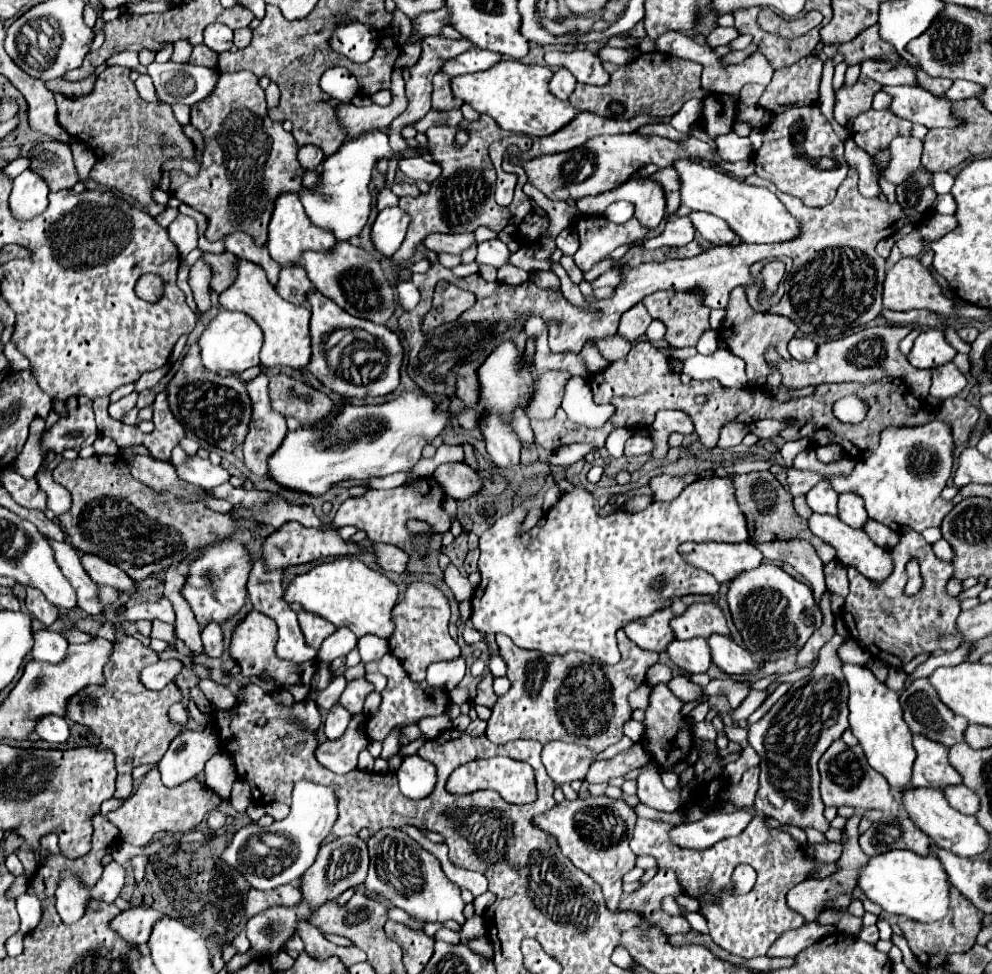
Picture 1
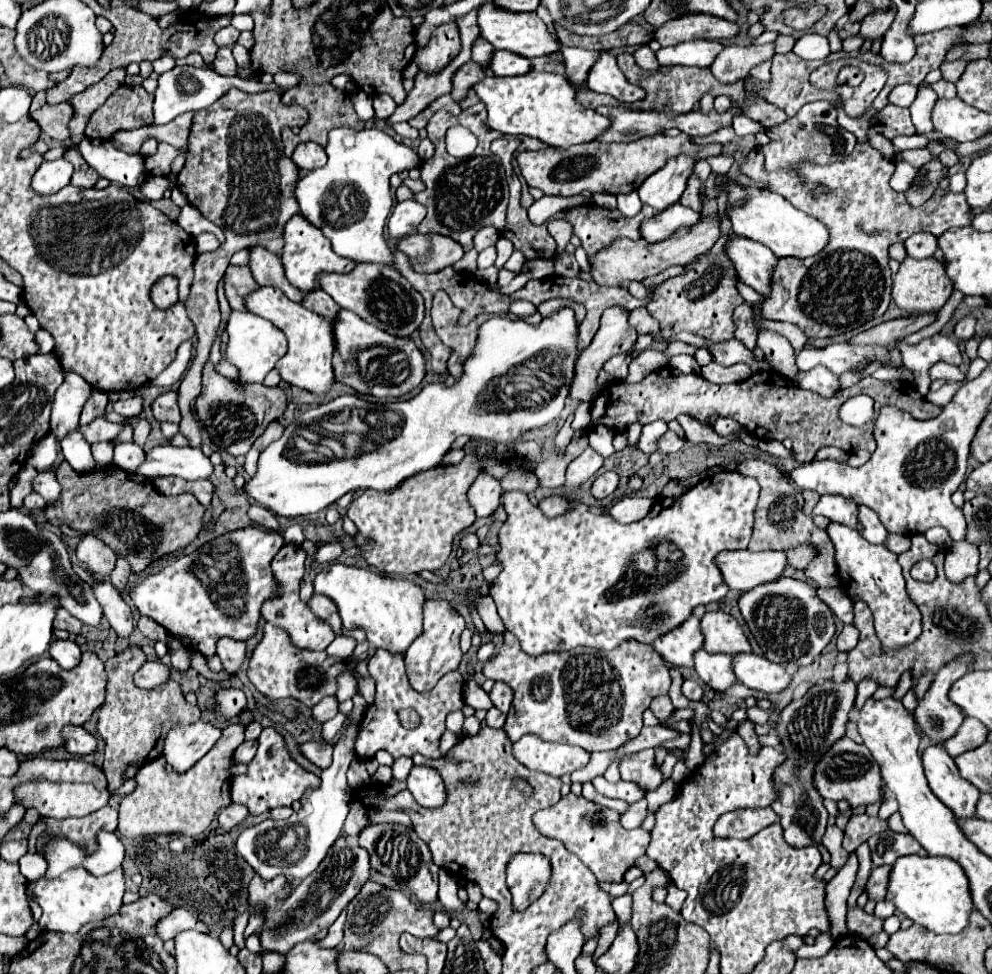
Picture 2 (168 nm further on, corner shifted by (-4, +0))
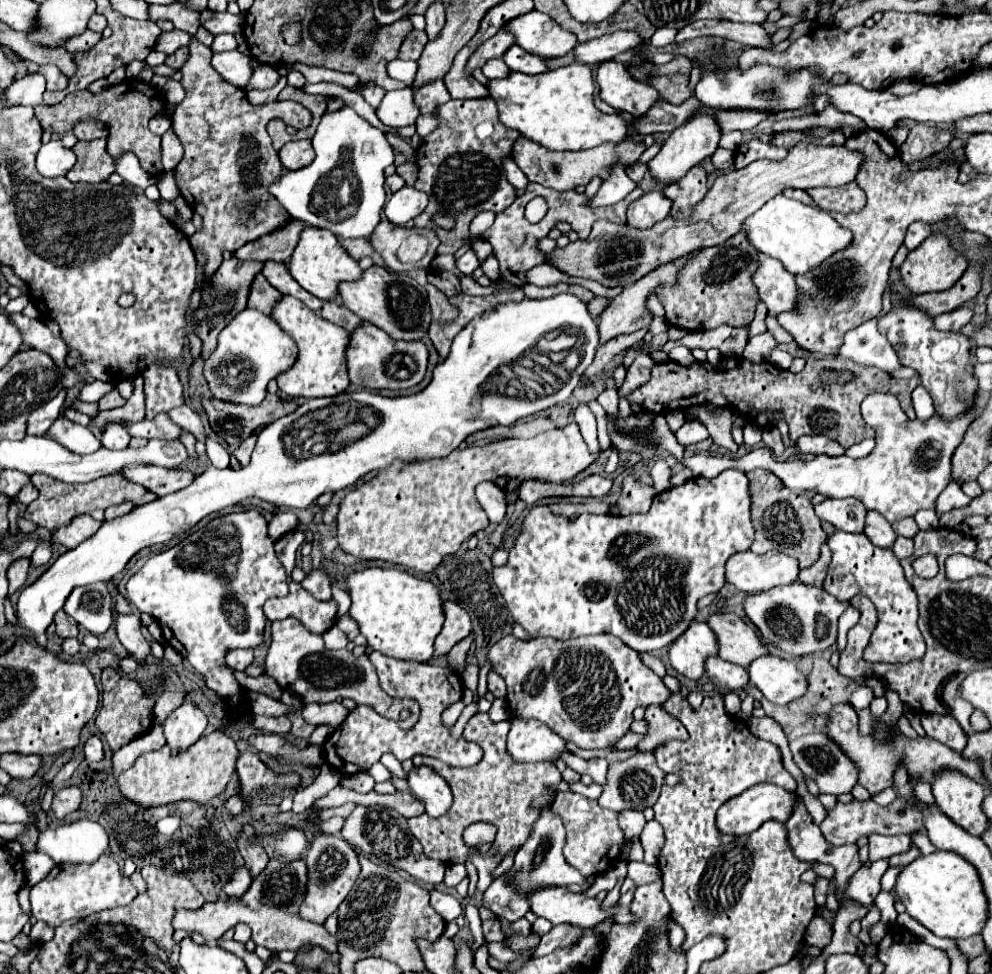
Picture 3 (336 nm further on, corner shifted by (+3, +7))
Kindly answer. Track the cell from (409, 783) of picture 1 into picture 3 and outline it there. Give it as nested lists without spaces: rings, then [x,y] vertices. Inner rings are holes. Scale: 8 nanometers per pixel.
[[[426,765],[412,767],[412,771],[408,773],[408,785],[410,785],[410,791],[420,801],[424,801],[426,813],[430,817],[444,815],[452,805],[452,793],[448,783]]]

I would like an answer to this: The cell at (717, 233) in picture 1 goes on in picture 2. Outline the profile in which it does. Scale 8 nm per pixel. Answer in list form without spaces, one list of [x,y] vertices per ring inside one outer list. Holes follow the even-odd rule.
[[[733,236],[731,244],[727,246],[727,254],[735,262],[737,274],[747,286],[751,286],[761,296],[771,294],[771,278],[777,258],[771,254],[771,250],[767,250],[767,246]]]

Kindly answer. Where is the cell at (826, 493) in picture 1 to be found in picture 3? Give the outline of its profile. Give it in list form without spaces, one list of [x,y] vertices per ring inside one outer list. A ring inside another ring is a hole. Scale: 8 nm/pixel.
[[[824,499],[814,507],[816,515],[830,521],[836,529],[862,533],[866,507],[856,499]]]

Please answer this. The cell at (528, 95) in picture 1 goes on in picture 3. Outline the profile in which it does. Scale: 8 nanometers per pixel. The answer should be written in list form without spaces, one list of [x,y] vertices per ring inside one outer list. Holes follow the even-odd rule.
[[[574,63],[540,75],[512,71],[504,79],[490,79],[486,89],[496,101],[498,117],[504,127],[520,131],[524,137],[550,151],[580,151],[606,141],[624,141],[628,137],[622,117],[606,115],[594,107],[594,77],[588,65]]]

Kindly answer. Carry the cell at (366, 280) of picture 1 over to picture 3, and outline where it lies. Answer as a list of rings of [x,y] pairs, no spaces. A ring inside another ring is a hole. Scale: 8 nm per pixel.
[[[372,265],[358,281],[344,281],[338,287],[340,301],[360,319],[384,329],[392,339],[416,341],[430,327],[430,307],[426,289],[406,273],[394,273],[386,267]]]

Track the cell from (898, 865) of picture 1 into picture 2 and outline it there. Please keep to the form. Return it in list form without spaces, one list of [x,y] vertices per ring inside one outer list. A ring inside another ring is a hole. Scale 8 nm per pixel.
[[[903,856],[893,864],[887,898],[897,910],[915,924],[935,934],[959,934],[969,926],[969,916],[975,908],[967,874],[951,858],[941,856]]]

